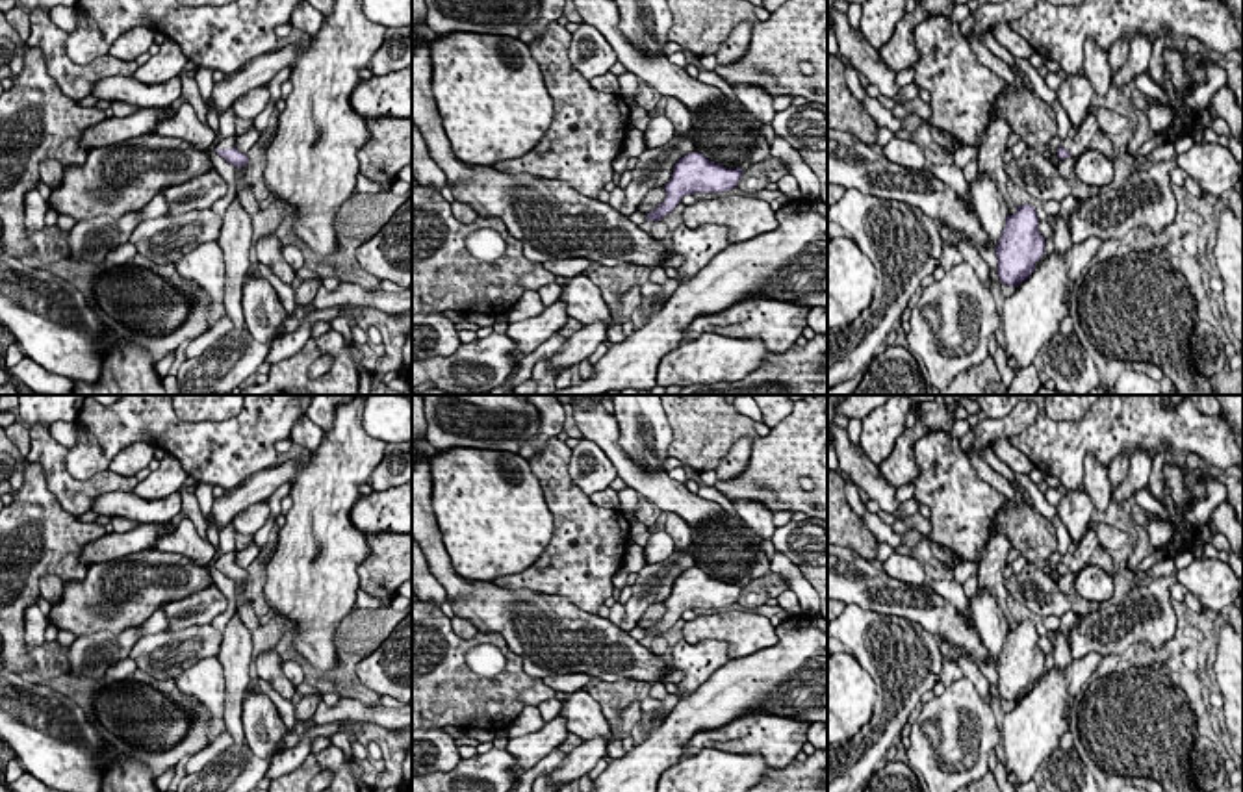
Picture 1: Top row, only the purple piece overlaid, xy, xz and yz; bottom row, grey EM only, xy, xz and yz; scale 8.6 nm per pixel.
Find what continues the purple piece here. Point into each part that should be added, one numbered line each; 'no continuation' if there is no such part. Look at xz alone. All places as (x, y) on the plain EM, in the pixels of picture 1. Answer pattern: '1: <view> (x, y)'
no continuation

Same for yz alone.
1: yz (1089, 542)

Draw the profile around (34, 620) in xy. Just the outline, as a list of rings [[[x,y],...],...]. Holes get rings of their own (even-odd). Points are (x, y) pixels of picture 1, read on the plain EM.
[[[37,605],[24,610],[24,640],[26,645],[37,647],[45,644],[46,618]]]

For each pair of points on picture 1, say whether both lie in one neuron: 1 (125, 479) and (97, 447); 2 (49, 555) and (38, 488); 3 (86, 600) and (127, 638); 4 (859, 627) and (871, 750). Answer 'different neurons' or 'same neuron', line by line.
1: different neurons
2: same neuron
3: different neurons
4: same neuron

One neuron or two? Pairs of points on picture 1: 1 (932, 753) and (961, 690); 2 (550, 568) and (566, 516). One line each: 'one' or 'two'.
1: one
2: one

